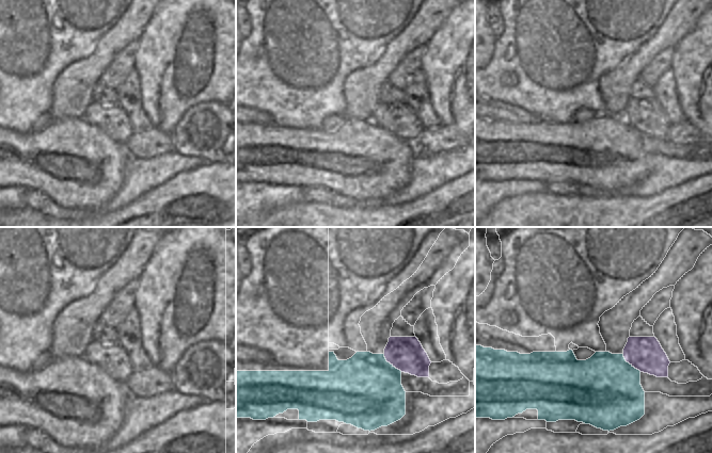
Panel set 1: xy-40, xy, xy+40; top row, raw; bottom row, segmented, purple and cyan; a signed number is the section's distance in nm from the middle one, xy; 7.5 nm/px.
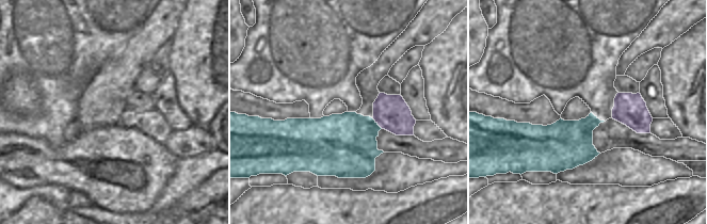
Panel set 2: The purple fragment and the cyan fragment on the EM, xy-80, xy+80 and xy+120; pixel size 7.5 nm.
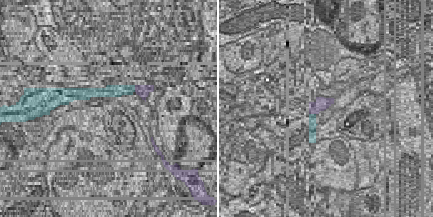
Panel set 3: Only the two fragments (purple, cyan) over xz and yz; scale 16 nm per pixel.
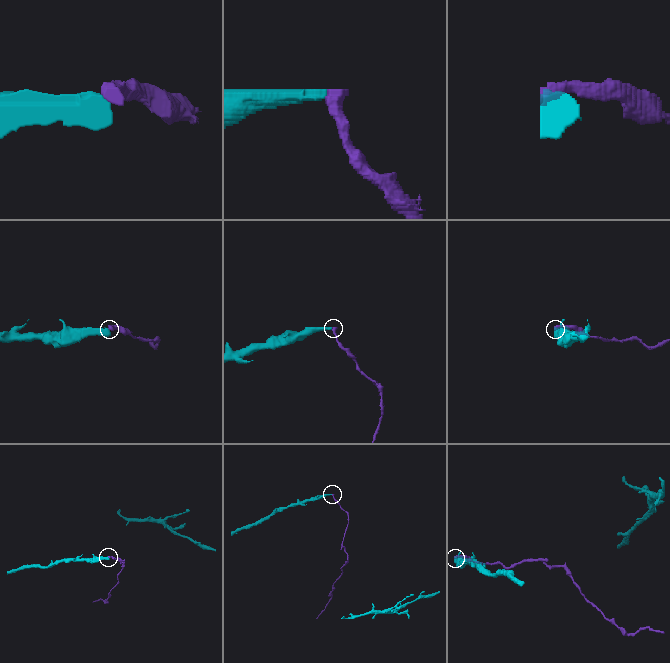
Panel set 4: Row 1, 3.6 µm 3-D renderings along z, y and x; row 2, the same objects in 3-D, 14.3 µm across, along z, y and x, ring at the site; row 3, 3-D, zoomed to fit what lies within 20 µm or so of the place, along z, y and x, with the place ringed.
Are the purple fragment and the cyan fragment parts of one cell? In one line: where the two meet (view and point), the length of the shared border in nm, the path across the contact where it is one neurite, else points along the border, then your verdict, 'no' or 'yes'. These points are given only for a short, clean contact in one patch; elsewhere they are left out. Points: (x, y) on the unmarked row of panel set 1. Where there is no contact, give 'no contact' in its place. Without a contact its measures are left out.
contact xy (391, 125); length 190 nm; border xy (383, 115), (388, 123), (401, 132); no

